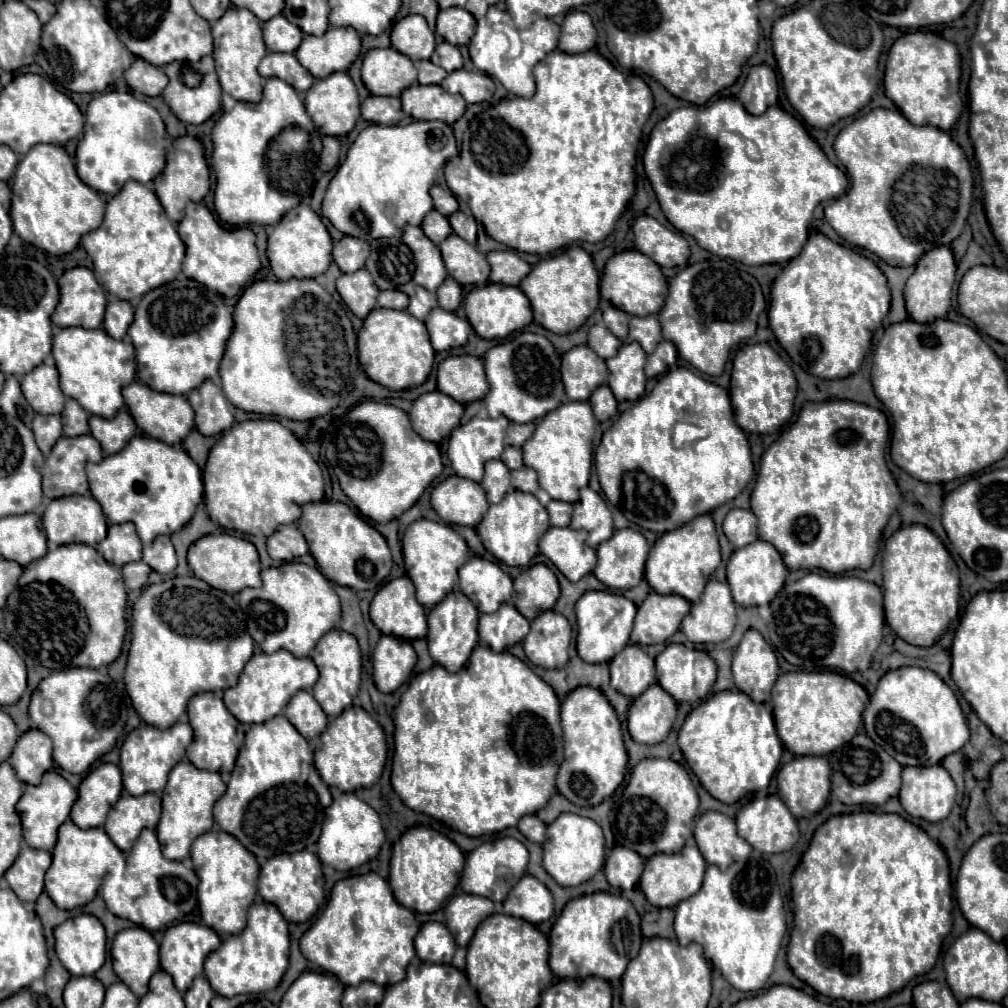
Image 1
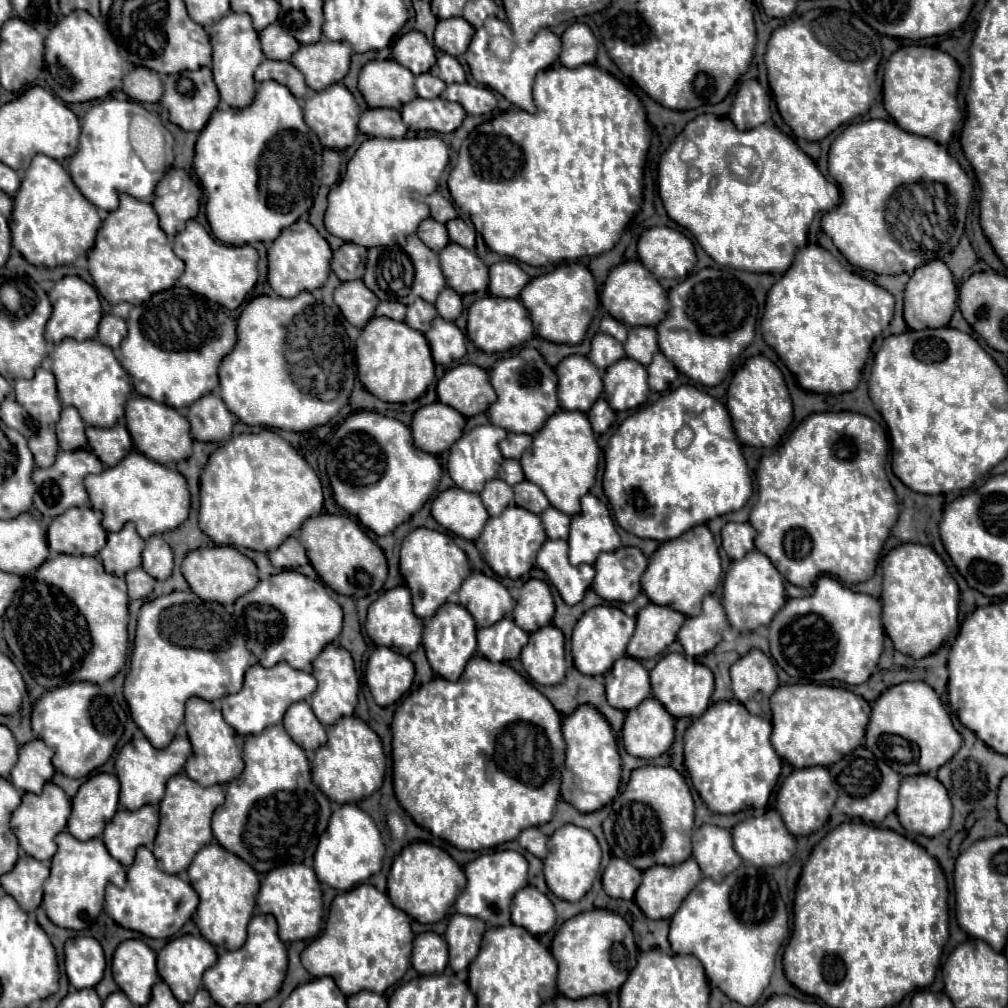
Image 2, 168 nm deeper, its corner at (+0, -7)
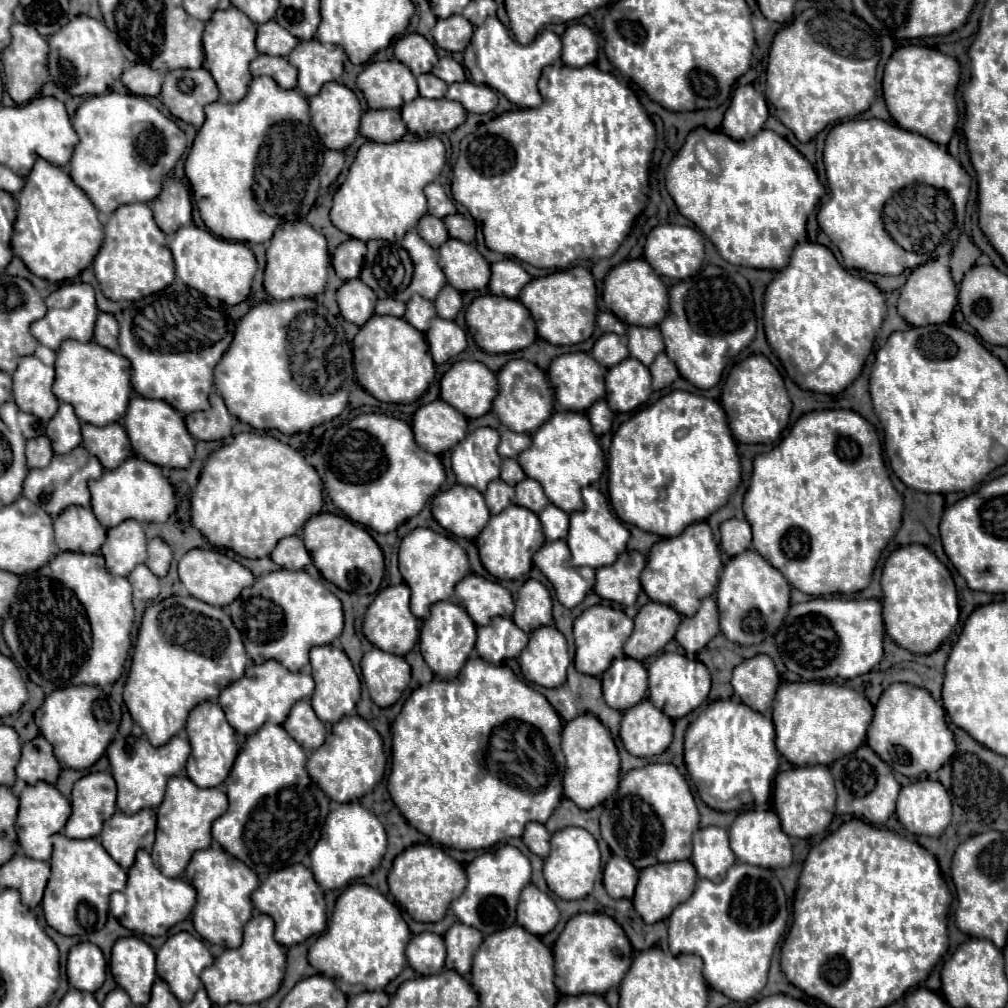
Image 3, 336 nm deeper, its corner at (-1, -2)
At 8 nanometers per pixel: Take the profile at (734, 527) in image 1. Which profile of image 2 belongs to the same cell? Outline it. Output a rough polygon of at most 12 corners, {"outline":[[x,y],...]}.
{"outline":[[726,523],[722,547],[732,559],[754,549],[750,523]]}

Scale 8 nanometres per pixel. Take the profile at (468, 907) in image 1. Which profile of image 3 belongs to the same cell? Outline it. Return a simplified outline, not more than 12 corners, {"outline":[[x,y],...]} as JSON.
{"outline":[[455,922],[443,938],[445,968],[465,976],[481,946],[477,928]]}

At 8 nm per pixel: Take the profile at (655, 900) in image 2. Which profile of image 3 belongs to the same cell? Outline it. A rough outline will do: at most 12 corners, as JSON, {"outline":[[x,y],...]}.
{"outline":[[689,860],[649,866],[637,882],[635,912],[665,920],[693,894]]}

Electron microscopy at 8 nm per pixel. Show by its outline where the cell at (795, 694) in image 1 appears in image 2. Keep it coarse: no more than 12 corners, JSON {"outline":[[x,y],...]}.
{"outline":[[796,683],[772,695],[772,747],[828,767],[864,743],[870,703]]}

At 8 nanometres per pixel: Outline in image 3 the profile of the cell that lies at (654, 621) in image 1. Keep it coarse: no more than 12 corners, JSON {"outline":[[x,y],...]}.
{"outline":[[647,602],[625,656],[645,660],[675,636],[681,616]]}

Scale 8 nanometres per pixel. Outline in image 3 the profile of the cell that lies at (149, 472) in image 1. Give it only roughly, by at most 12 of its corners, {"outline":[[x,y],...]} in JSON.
{"outline":[[129,458],[89,482],[105,528],[165,522],[175,494],[159,466]]}

